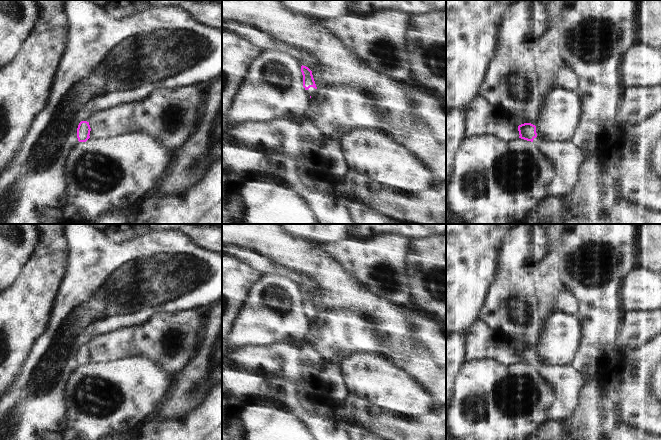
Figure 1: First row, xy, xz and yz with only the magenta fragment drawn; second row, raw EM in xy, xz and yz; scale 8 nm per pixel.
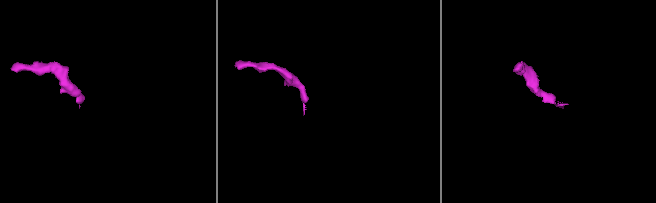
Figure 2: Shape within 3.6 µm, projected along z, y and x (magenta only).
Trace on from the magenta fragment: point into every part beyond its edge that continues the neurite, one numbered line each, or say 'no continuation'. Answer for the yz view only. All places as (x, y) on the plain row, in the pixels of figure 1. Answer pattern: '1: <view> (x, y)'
1: yz (566, 381)

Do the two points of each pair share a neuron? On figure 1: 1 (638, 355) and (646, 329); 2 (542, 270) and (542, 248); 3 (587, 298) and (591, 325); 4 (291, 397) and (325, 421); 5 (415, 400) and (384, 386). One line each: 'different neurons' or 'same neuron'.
1: different neurons
2: different neurons
3: same neuron
4: same neuron
5: same neuron

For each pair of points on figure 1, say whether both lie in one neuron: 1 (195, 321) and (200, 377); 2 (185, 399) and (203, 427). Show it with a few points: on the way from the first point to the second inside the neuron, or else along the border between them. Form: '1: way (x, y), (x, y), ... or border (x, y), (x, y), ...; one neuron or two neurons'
1: border (201, 334), (201, 339), (194, 355), (184, 367); two neurons
2: border (209, 393), (201, 404), (184, 415), (171, 419); two neurons

